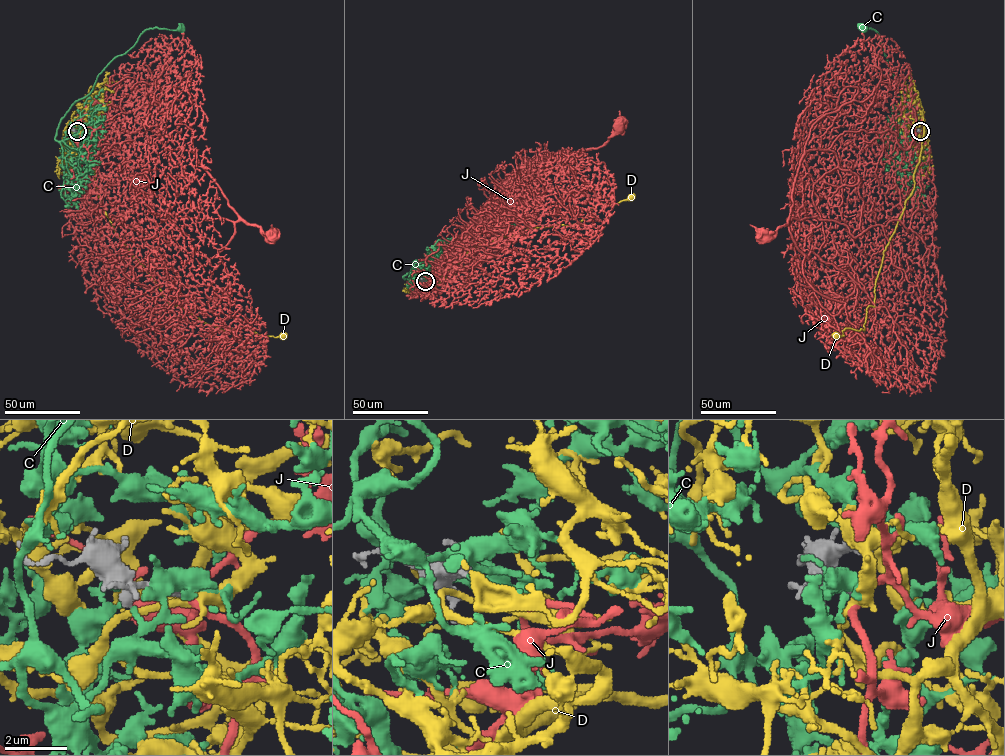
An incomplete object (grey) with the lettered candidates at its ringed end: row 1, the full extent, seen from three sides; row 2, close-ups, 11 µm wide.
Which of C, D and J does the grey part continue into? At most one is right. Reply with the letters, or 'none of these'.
D

